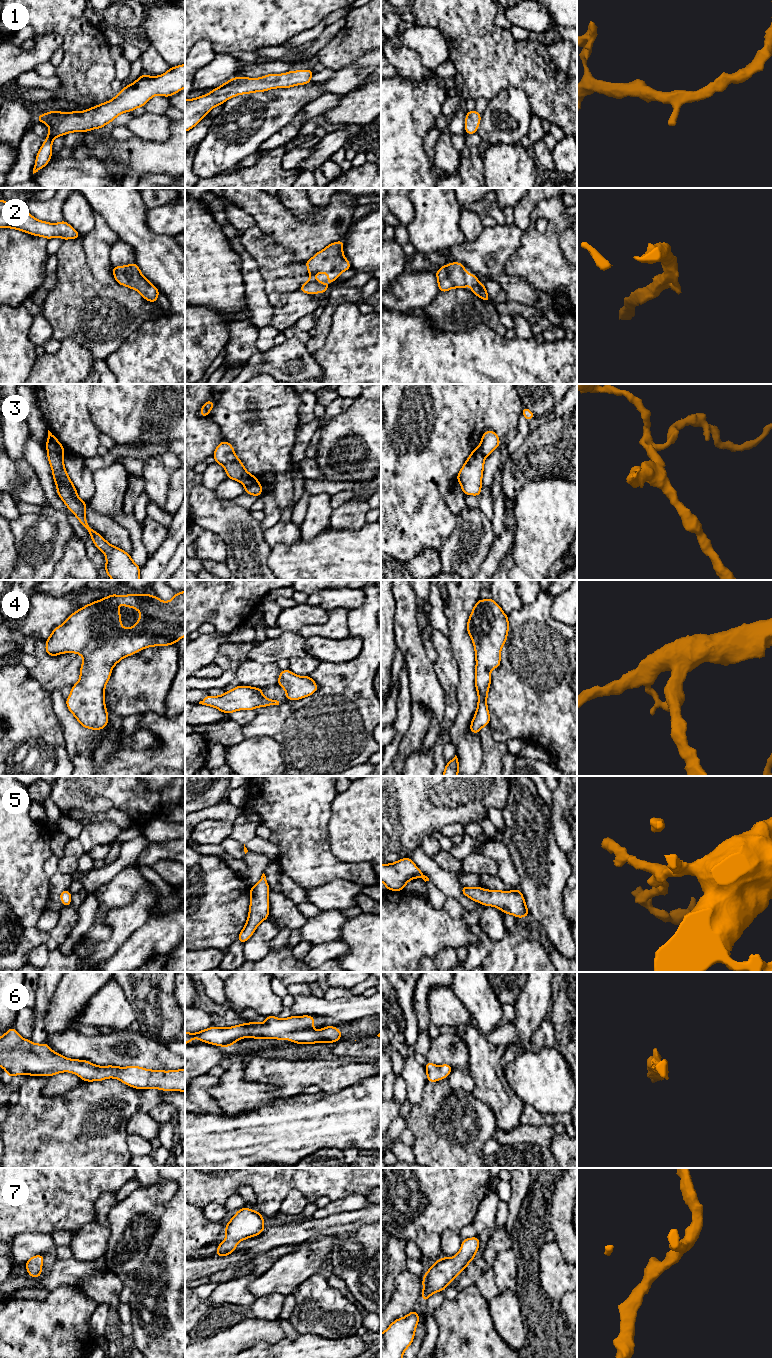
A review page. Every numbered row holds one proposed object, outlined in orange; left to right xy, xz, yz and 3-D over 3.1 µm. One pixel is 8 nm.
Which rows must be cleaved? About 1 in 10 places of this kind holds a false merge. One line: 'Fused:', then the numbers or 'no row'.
Fused: 3

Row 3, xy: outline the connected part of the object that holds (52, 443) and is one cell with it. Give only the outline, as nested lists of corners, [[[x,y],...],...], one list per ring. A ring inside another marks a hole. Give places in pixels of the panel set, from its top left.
[[[48,430],[48,440],[45,446],[47,449],[52,449],[60,454],[65,454],[65,449],[63,448],[61,443],[56,439],[54,434],[52,434],[49,430]]]

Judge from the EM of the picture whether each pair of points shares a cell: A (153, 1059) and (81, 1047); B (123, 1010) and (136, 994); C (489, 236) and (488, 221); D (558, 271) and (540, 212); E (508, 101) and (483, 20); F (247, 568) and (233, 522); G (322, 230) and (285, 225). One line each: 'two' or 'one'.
A: one
B: two
C: two
D: one
E: two
F: one
G: one

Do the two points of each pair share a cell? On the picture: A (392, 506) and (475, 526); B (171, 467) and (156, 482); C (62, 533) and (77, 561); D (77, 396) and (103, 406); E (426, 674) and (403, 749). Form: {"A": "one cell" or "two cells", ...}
{"A": "two cells", "B": "two cells", "C": "two cells", "D": "two cells", "E": "two cells"}

